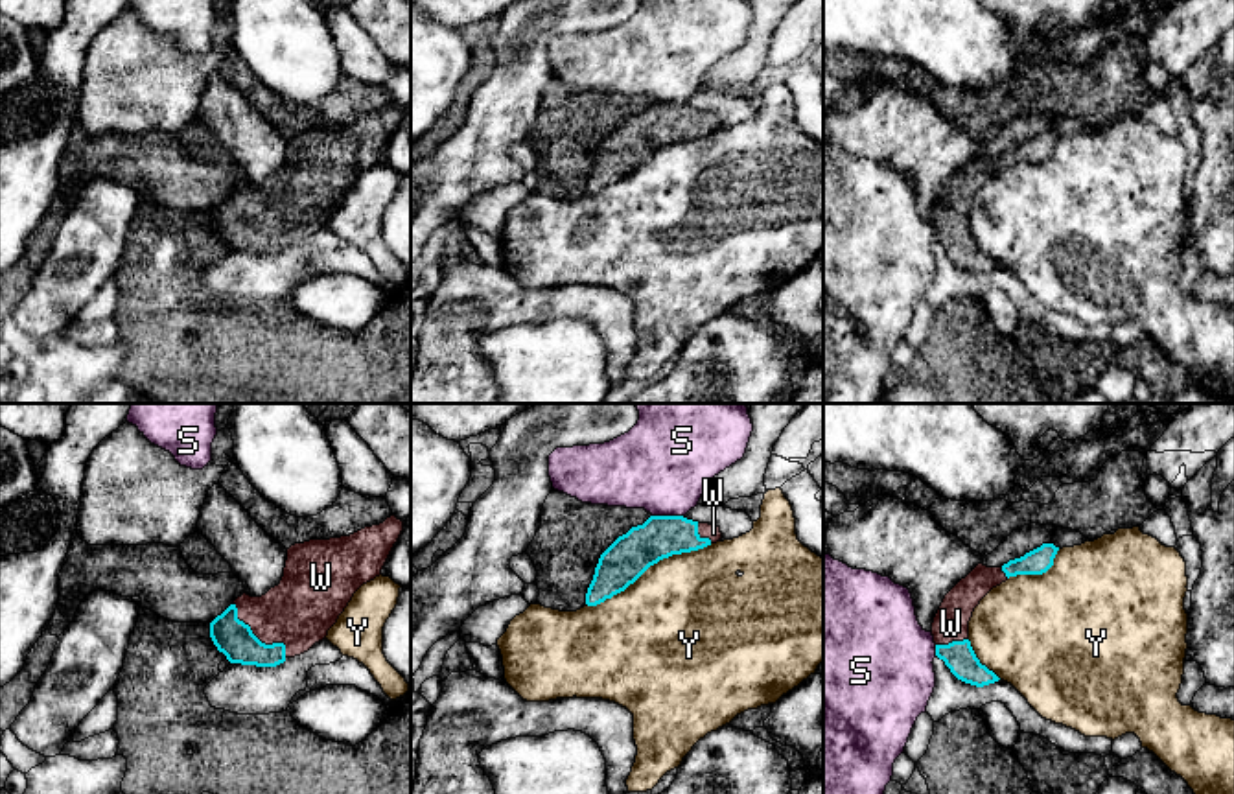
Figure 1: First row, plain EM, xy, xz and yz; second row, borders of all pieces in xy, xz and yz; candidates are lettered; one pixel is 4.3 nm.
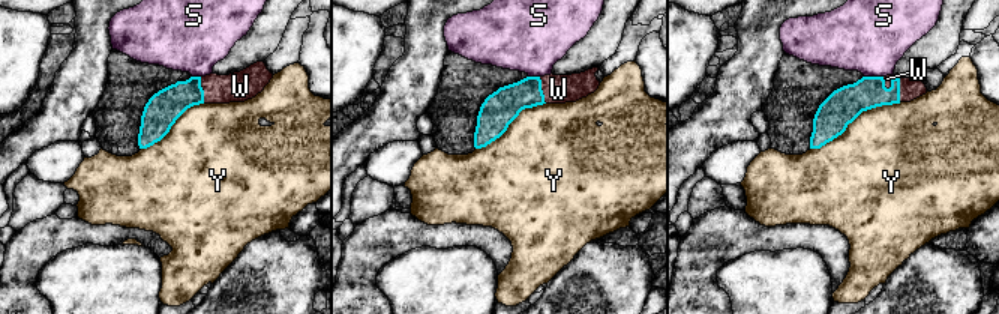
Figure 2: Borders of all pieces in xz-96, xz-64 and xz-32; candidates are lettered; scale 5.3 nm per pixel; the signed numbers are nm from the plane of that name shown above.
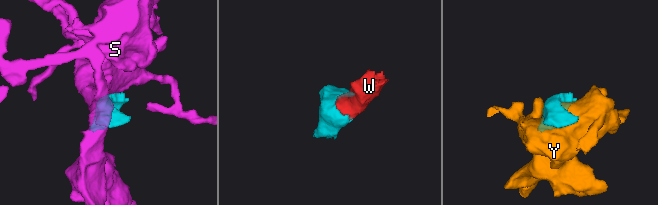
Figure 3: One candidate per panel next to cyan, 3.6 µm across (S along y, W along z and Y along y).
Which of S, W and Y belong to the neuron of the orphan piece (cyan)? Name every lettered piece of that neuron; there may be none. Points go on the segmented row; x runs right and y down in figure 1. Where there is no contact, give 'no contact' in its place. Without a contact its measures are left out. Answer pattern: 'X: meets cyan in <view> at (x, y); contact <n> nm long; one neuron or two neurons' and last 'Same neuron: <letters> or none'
S: meets cyan in xz at (667, 516); contact 140 nm long; two neurons
W: meets cyan in xy at (256, 638); contact 340 nm long; one neuron
Y: meets cyan in xz at (649, 566); contact 600 nm long; two neurons
Same neuron: W

